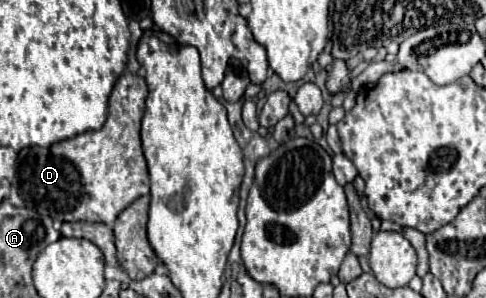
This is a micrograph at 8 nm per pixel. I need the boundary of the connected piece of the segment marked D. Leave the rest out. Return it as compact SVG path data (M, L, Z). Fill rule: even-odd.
M125 71L109 97L109 115L99 131L55 143L47 149L19 151L19 197L27 209L43 211L57 221L89 221L113 225L117 215L141 195L149 195L147 163L141 151L141 117L145 113L147 83Z

